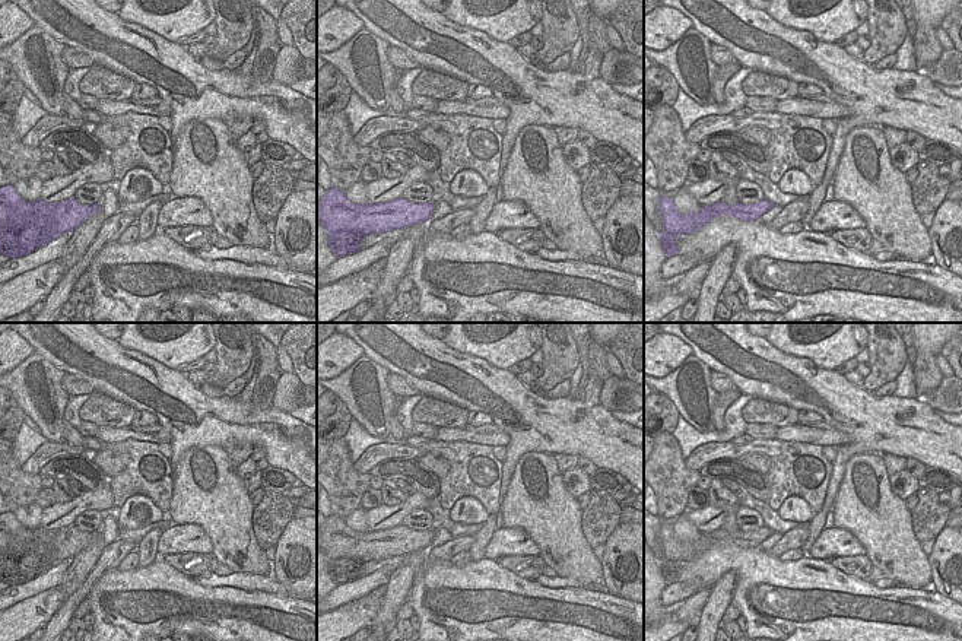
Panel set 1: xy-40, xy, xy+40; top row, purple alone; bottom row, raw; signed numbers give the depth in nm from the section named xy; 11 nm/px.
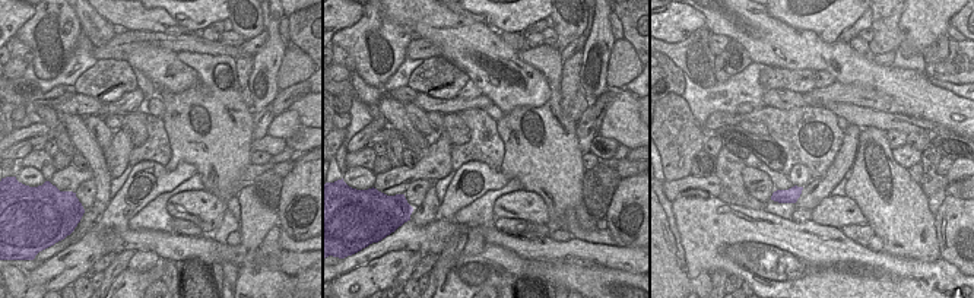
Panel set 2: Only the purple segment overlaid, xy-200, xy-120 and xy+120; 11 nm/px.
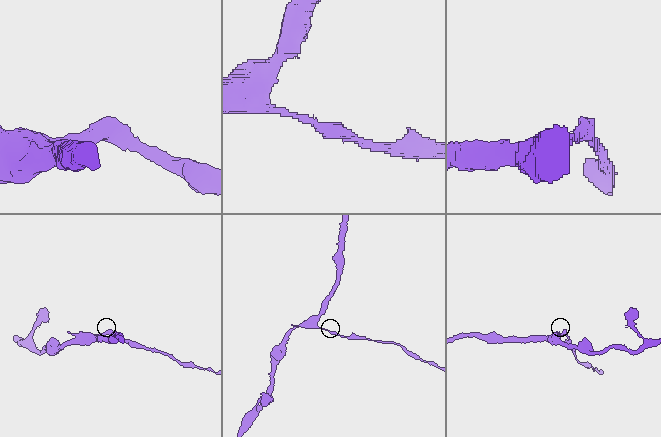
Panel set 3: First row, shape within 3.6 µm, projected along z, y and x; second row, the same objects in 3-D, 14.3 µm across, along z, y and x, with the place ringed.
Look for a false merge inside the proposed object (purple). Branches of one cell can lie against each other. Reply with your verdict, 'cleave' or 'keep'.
cleave

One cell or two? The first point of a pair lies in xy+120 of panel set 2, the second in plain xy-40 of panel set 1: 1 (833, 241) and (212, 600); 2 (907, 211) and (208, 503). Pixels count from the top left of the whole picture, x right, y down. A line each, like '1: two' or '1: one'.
1: one
2: one

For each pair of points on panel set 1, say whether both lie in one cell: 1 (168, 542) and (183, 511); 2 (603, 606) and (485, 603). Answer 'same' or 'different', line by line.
1: different
2: same

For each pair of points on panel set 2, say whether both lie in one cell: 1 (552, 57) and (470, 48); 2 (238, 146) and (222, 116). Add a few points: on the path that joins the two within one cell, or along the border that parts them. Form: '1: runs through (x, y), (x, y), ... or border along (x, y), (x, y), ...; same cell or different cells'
1: border along (517, 51), (524, 62), (543, 75); different cells
2: runs through (231, 139), (222, 130), (222, 123); same cell

